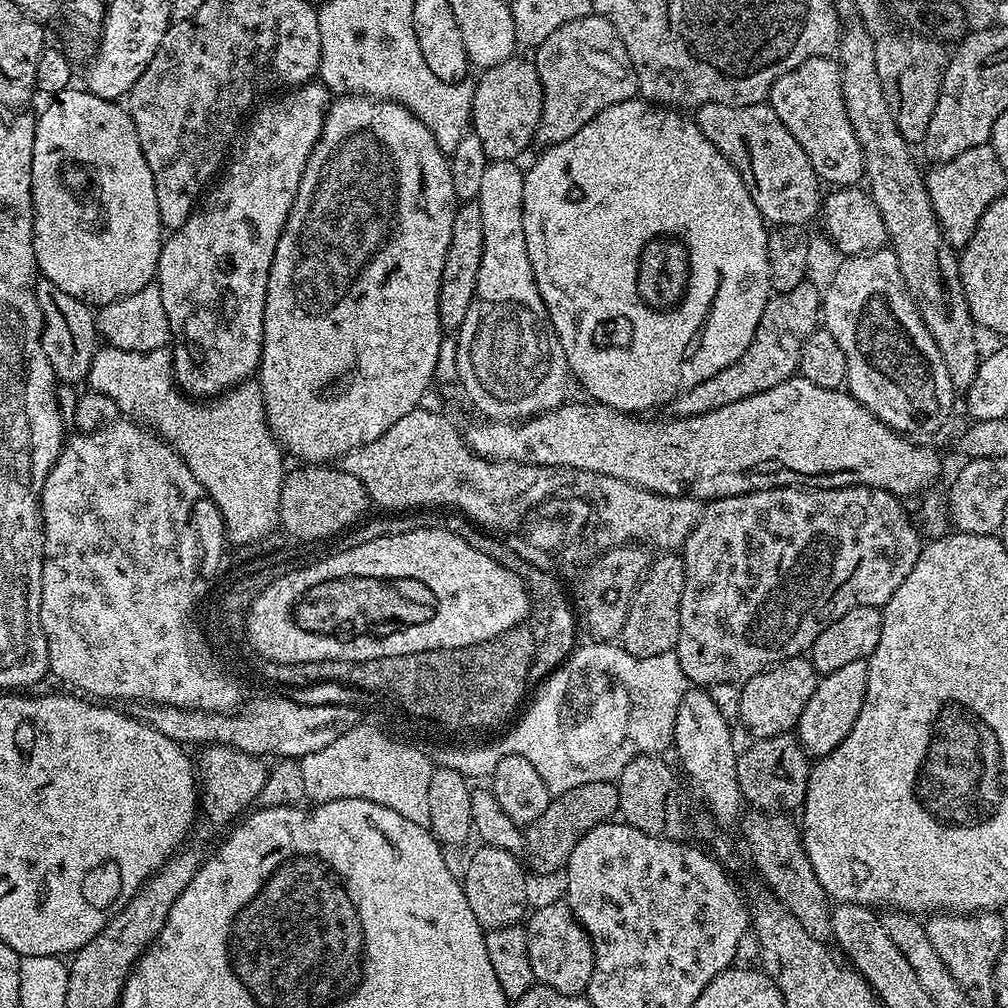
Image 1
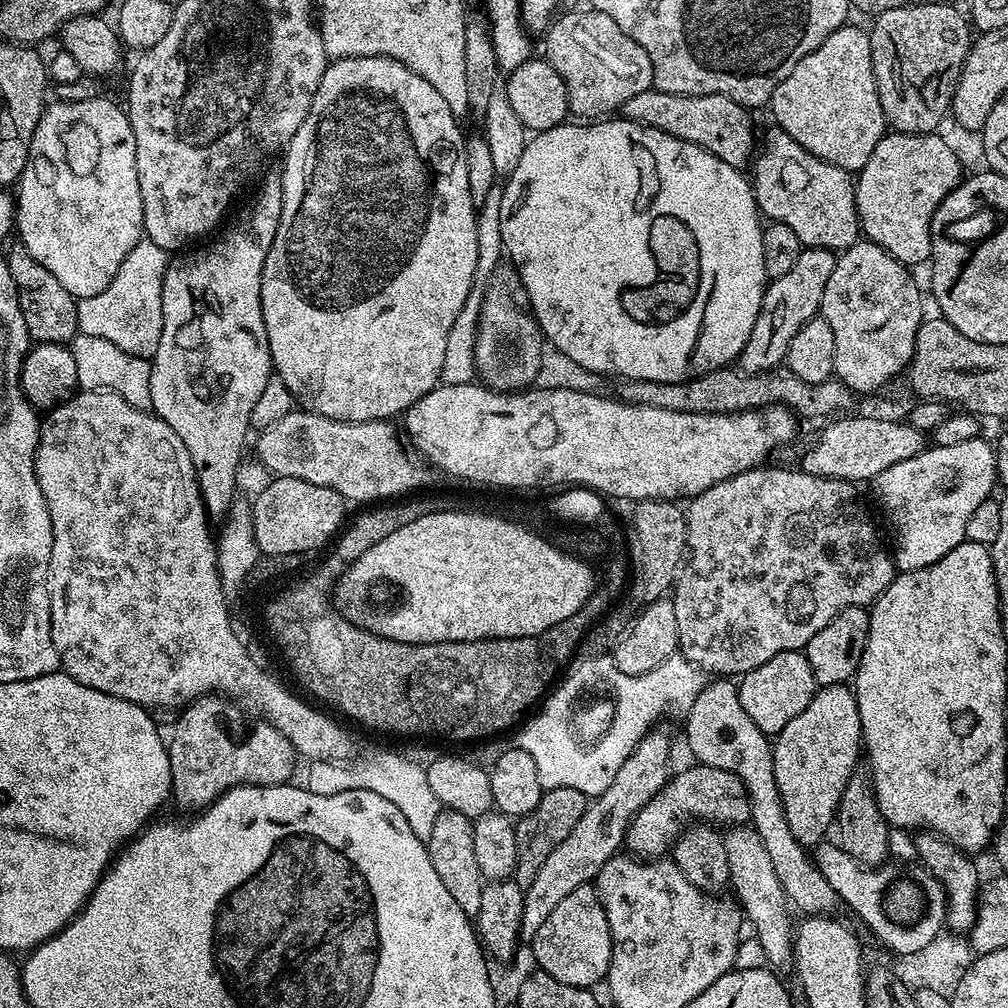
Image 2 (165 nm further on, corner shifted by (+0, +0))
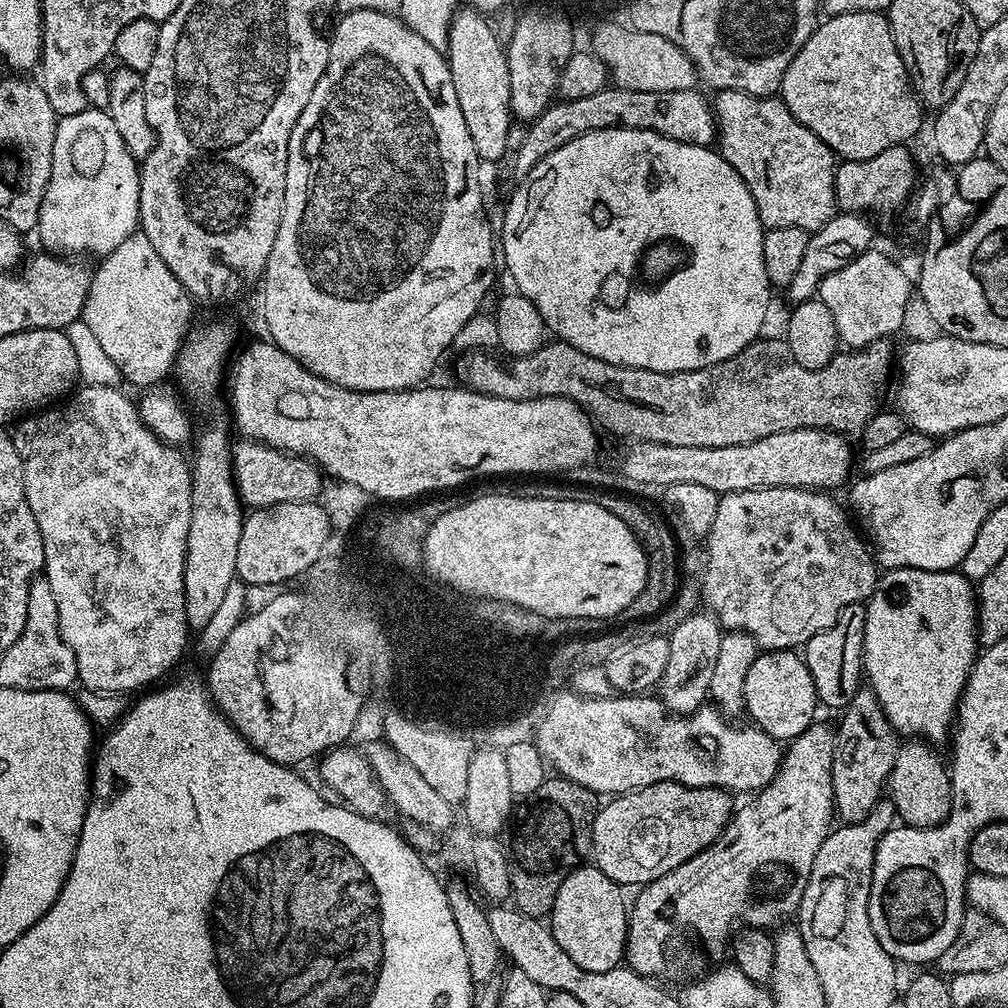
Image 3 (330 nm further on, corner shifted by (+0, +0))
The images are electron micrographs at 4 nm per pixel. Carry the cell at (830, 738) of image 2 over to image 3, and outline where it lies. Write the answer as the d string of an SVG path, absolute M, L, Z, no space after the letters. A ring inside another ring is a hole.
M813 722L809 728L802 730L802 734L787 741L775 778L751 798L745 799L748 801L741 808L739 805L733 811L732 821L709 848L694 854L694 858L682 862L682 866L670 870L670 874L662 874L662 878L643 885L637 891L640 893L636 901L631 901L628 913L627 967L640 976L660 982L680 980L692 972L688 965L688 944L684 941L687 936L697 936L710 951L720 952L726 948L737 924L772 930L784 922L779 920L797 915L815 855L834 828L832 820L836 803L832 763L836 733L831 723L820 723Z

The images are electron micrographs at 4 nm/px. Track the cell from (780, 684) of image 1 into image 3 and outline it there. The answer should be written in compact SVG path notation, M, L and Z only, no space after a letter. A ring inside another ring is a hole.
M783 648L777 652L761 651L754 658L750 670L746 673L744 690L744 712L752 715L751 723L775 740L787 742L802 734L817 719L818 701L814 690L814 678L810 678L810 670L806 666L803 655L799 651Z

